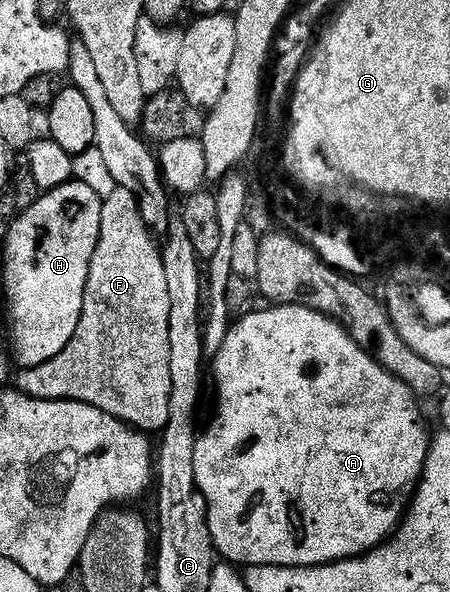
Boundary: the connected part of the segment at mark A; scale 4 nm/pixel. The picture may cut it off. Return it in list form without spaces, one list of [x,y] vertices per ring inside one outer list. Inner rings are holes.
[[[272,305],[271,310],[252,309],[250,314],[238,319],[228,329],[225,340],[221,344],[221,348],[214,354],[213,362],[215,362],[215,394],[219,397],[219,403],[215,406],[215,419],[207,426],[207,431],[200,433],[195,439],[195,451],[193,452],[193,472],[197,476],[197,488],[205,496],[205,504],[207,505],[207,523],[209,524],[209,532],[211,539],[215,545],[218,557],[226,560],[228,563],[234,564],[239,568],[248,566],[328,566],[331,562],[343,562],[346,558],[357,558],[368,554],[370,550],[377,546],[382,546],[388,538],[394,534],[395,529],[399,527],[403,521],[404,513],[415,496],[415,487],[419,484],[419,478],[423,474],[425,468],[425,460],[427,459],[427,447],[429,445],[429,433],[427,434],[427,426],[423,423],[423,414],[419,411],[416,395],[412,394],[410,388],[406,386],[400,378],[395,378],[388,370],[383,367],[376,358],[372,358],[370,354],[366,354],[360,346],[348,336],[346,330],[339,325],[338,322],[331,318],[326,318],[321,312],[310,310],[304,306],[280,306]]]

